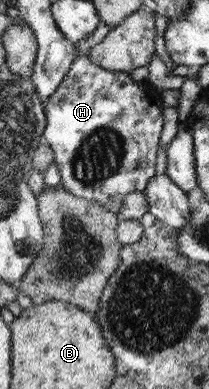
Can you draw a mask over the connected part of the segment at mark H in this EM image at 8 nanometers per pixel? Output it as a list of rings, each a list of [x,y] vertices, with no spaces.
[[[88,55],[78,57],[68,78],[46,105],[48,126],[45,142],[56,151],[62,183],[82,199],[100,203],[107,211],[117,213],[123,208],[127,194],[143,192],[155,176],[156,150],[162,132],[160,94],[149,82],[134,82],[131,74],[116,72],[91,61]]]

